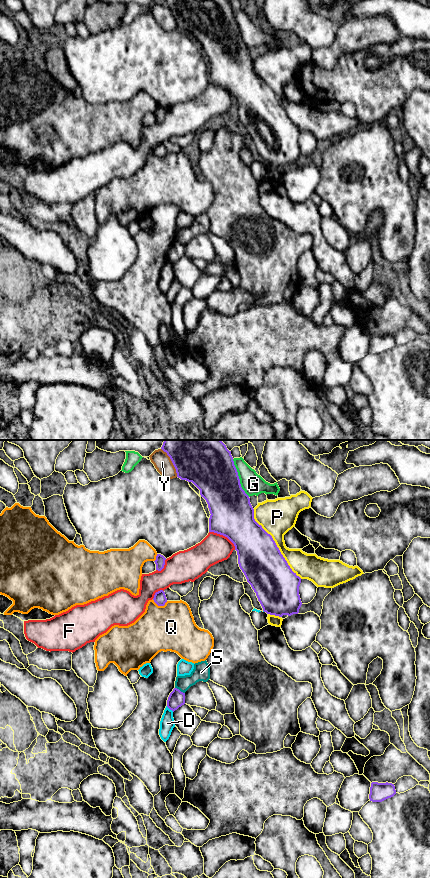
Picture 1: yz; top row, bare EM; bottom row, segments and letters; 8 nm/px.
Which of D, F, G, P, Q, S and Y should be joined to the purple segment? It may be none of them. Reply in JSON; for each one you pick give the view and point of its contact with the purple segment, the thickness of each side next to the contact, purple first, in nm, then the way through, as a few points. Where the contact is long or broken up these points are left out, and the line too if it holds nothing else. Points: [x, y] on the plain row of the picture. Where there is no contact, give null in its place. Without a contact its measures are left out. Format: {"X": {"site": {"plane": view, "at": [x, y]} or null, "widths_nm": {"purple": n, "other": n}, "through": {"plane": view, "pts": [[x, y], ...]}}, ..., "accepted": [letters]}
{"accepted": []}

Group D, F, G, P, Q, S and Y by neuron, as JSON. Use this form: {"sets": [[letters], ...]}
{"sets": [["D"], ["F"], ["G"], ["P"], ["Q"], ["S"], ["Y"]]}

